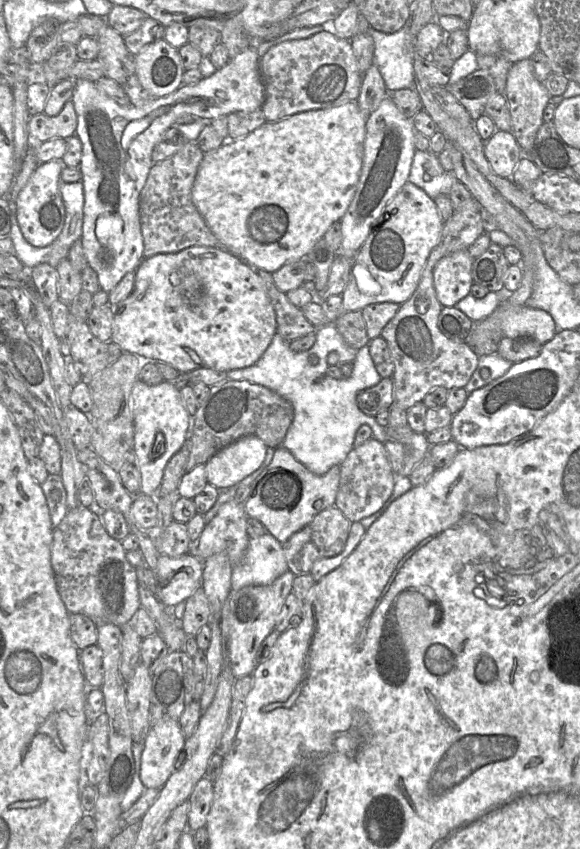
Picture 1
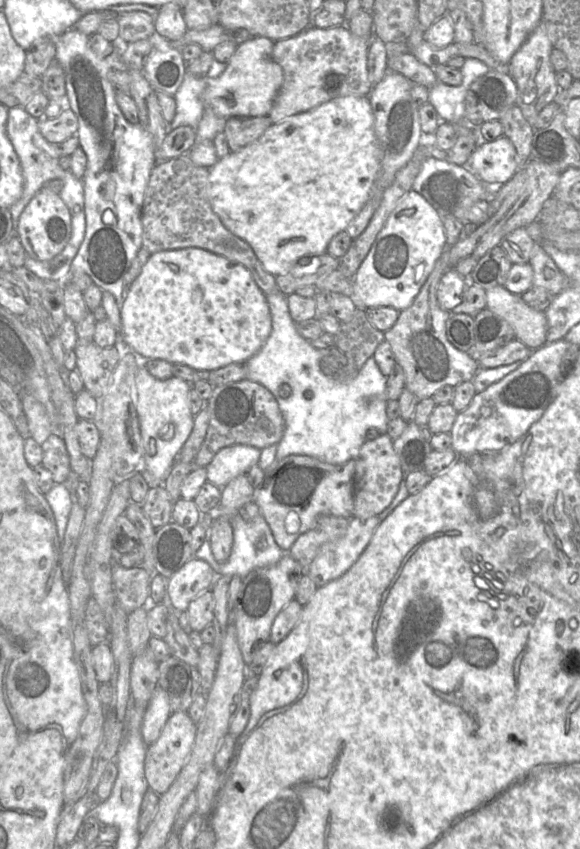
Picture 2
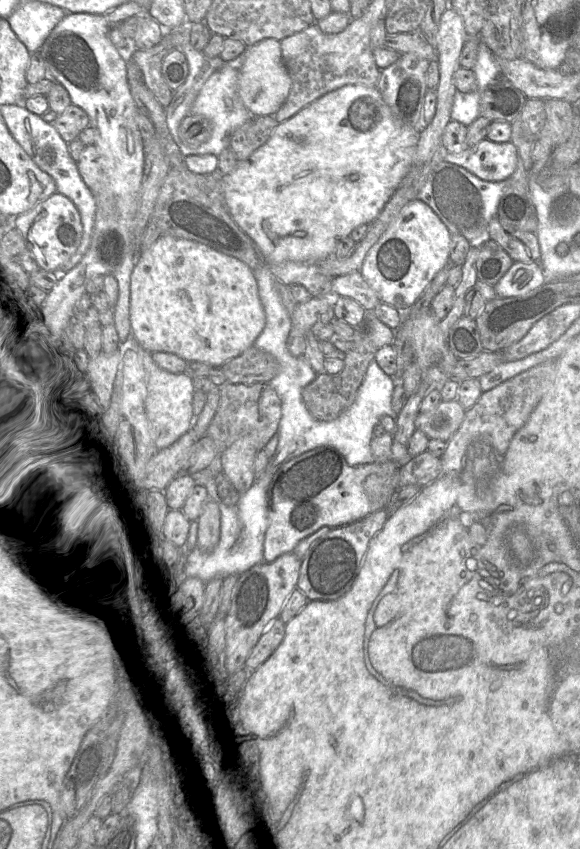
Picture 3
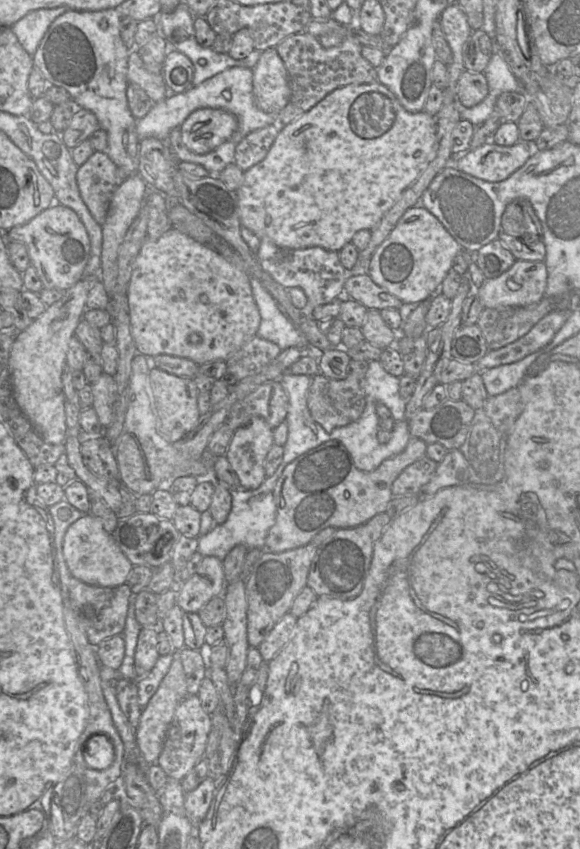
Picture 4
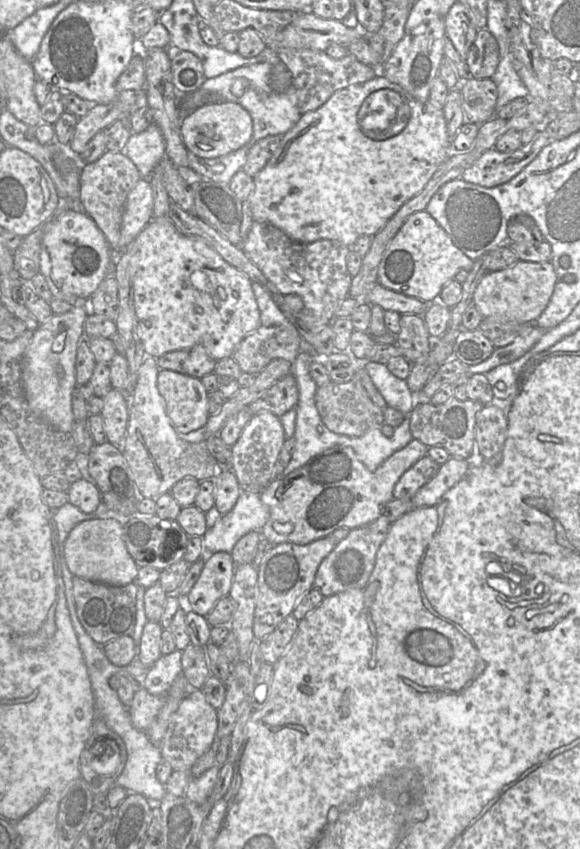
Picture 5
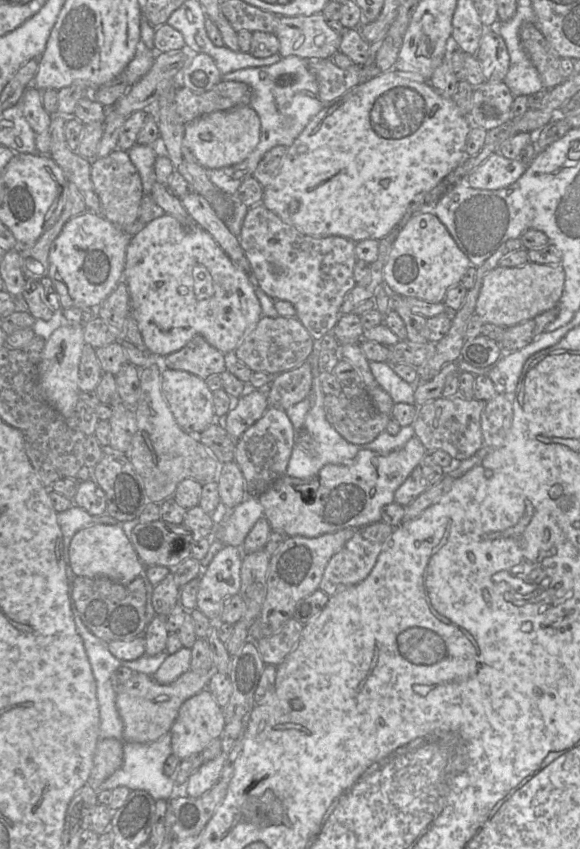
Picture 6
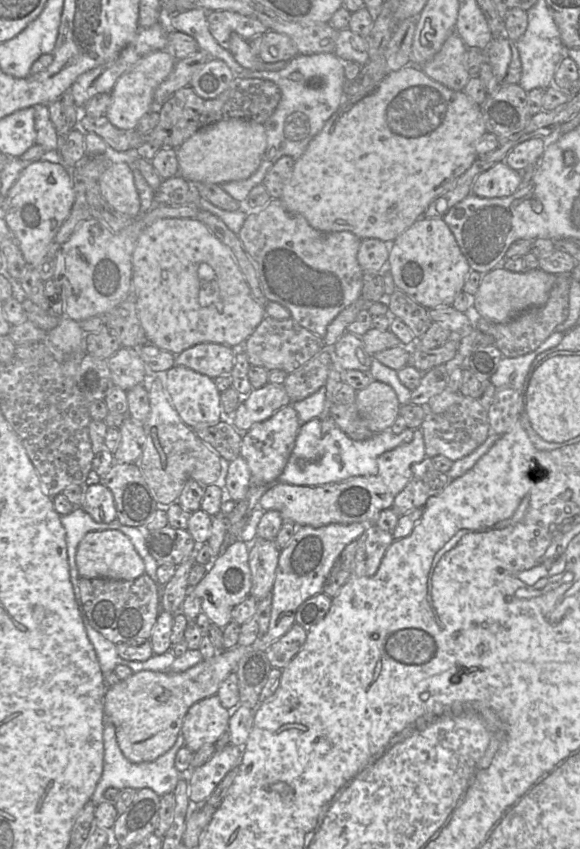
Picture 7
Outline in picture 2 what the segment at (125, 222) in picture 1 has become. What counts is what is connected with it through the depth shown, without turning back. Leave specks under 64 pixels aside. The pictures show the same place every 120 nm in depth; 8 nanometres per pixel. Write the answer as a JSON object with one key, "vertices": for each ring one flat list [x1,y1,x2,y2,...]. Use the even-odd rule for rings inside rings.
{"vertices":[[70,28,55,39,55,60,65,73,66,105,78,120,80,147,86,154,87,167,82,179,84,185,84,210,86,229,84,239,70,266,64,281,71,281,74,273,87,274,102,291,110,292,121,310,129,286,125,285,125,275,139,249,142,247,142,205,150,174,156,164,152,136,141,124,130,123,121,112,116,99,116,89,108,79,112,68,106,58,101,58,90,47,89,36],[254,37,238,45,224,72,208,80,202,95,204,109,210,108,225,119,268,116,284,80,281,66,272,58,274,45,274,41,265,37]]}

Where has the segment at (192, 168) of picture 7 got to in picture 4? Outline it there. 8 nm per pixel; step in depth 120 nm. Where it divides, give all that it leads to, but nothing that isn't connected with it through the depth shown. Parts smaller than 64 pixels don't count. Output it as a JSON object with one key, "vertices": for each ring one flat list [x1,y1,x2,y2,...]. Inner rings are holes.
{"vertices":[[220,108,193,111,180,126,185,146,197,154,206,154,227,141,237,130,234,114]]}

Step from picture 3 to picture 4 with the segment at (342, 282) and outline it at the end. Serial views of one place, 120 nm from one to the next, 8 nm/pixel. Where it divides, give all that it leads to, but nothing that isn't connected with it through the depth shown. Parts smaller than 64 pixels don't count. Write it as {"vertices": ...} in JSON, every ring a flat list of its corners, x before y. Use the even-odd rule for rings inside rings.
{"vertices":[[368,274,348,276,344,283,343,295,363,304,368,309,401,309,404,306,399,298,378,286]]}

